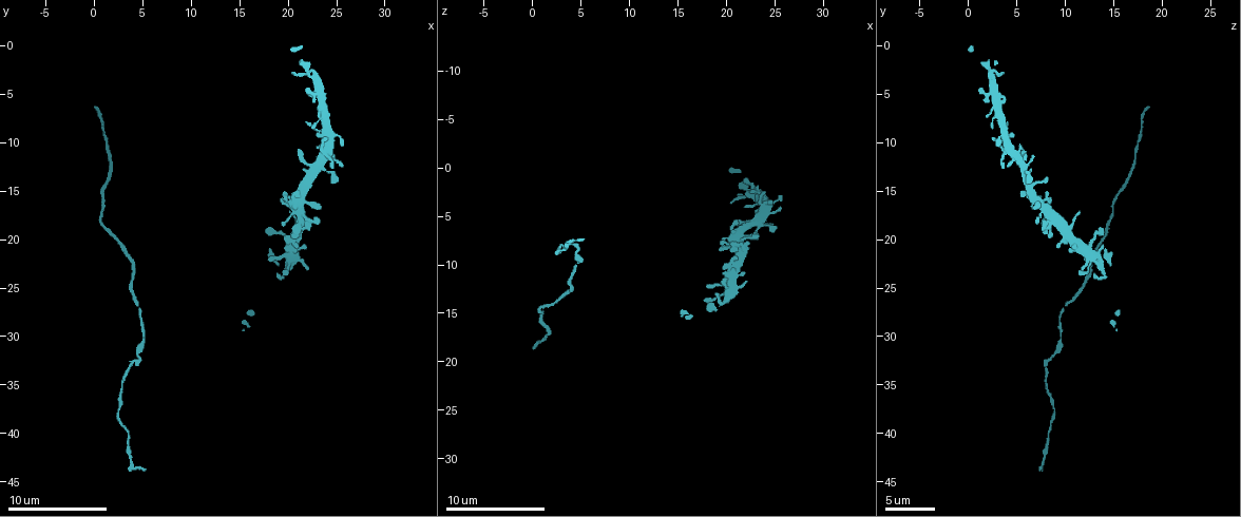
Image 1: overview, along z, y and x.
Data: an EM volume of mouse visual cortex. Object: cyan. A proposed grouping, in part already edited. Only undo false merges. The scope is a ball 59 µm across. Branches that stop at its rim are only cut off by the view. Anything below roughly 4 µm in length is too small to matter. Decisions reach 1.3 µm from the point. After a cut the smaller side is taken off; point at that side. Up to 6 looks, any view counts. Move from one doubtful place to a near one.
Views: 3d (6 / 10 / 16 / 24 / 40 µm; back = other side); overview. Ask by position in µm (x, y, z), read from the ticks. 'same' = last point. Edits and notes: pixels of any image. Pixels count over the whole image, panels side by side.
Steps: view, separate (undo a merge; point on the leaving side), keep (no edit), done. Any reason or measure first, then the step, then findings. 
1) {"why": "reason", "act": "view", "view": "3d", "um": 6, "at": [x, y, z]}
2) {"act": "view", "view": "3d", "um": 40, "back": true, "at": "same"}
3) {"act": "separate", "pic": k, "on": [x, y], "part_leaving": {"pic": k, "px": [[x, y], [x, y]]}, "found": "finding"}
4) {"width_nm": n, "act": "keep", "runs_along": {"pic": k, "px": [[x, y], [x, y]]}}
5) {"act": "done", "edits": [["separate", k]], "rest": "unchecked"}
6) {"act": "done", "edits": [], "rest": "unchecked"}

{"why": "calibre changes", "act": "view", "view": "3d", "um": 10, "at": [0.6, 18.4, 14.6]}

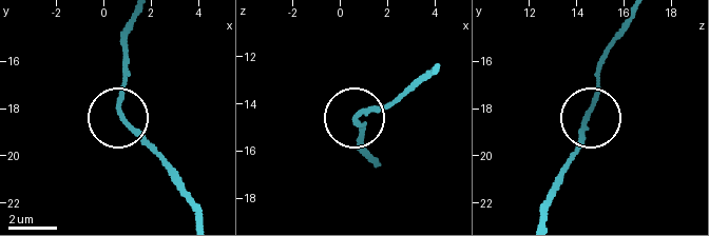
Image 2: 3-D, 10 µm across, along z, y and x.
{"width_nm": 170, "act": "keep", "found": "continuous, no second neuron"}

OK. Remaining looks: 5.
{"act": "view", "view": "3d", "um": 10, "at": [4.8, 28.8, 9.4]}

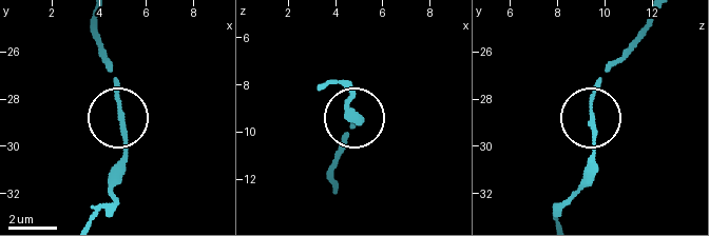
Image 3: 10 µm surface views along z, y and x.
{"act": "view", "view": "3d", "um": 6, "at": [4.9, 28.8, 9.5]}

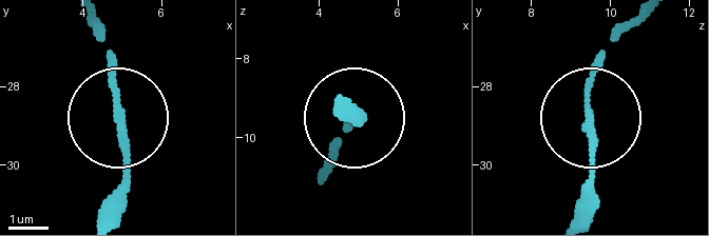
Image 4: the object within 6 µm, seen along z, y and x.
{"act": "keep", "found": "continuous, no second neuron"}

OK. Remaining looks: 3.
{"why": "calibre changes", "act": "view", "view": "3d", "um": 16, "at": [3.2, 33.8, 8.2]}

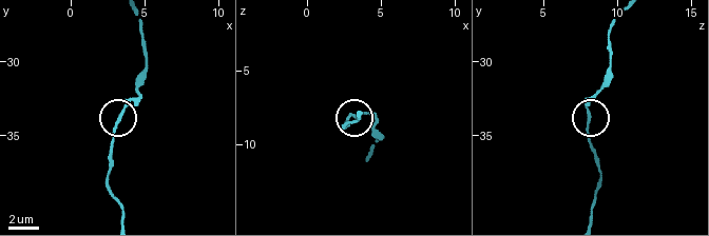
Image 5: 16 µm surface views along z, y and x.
{"why": "closer look", "act": "view", "view": "3d", "um": 6, "at": [3.2, 33.8, 8.2]}

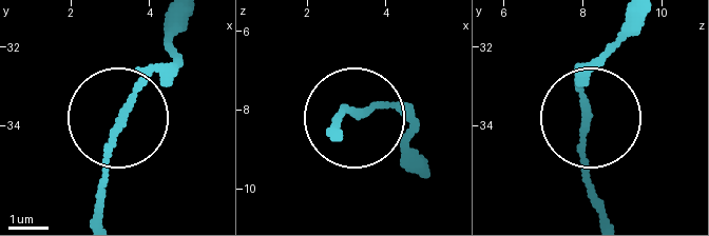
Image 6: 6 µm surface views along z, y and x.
{"width_nm": 160, "act": "keep", "found": "all the same neuron"}

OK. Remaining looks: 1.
{"act": "done", "edits": [], "rest": "unchecked"}

